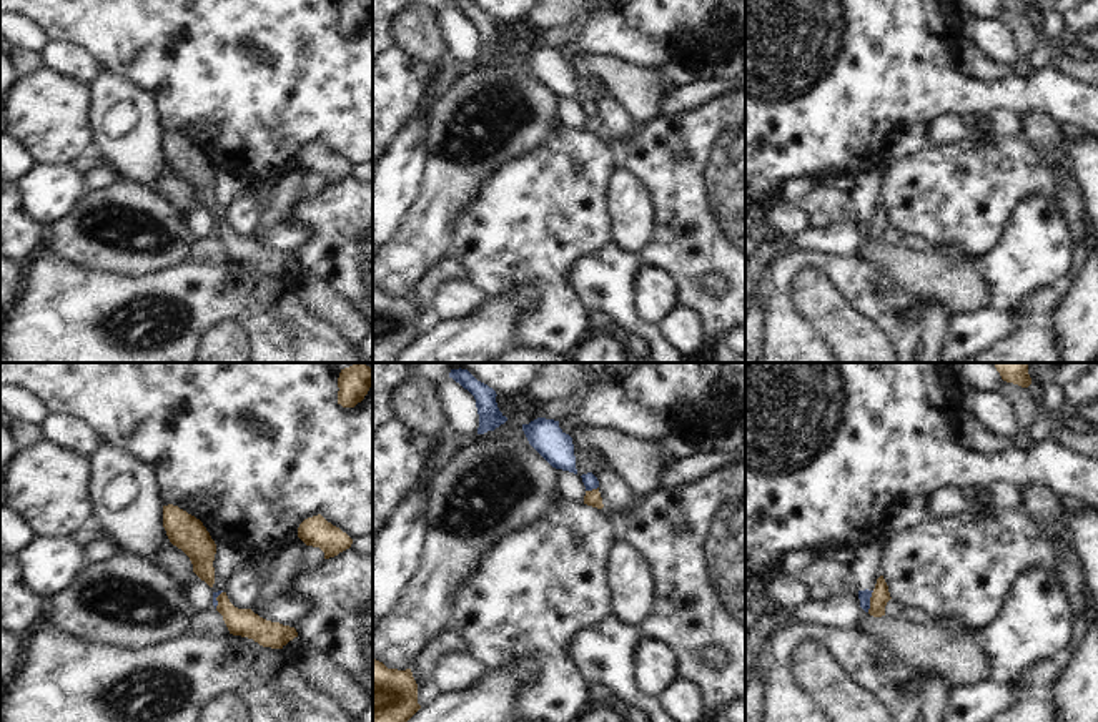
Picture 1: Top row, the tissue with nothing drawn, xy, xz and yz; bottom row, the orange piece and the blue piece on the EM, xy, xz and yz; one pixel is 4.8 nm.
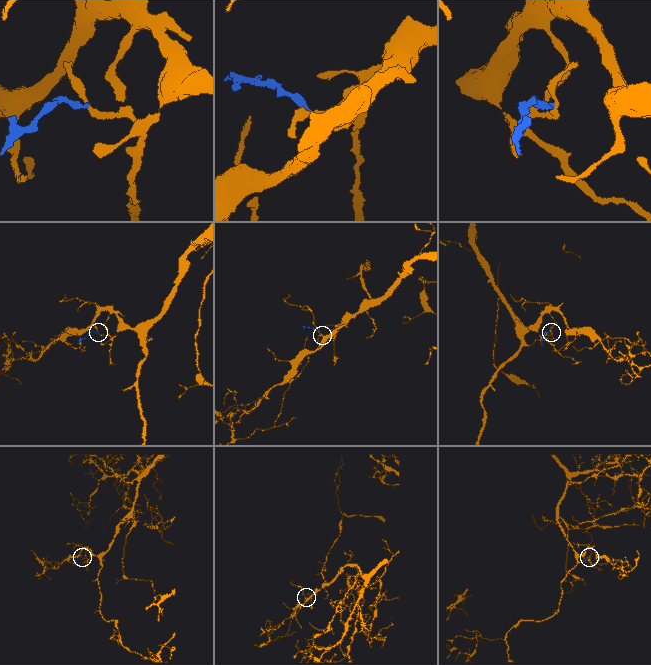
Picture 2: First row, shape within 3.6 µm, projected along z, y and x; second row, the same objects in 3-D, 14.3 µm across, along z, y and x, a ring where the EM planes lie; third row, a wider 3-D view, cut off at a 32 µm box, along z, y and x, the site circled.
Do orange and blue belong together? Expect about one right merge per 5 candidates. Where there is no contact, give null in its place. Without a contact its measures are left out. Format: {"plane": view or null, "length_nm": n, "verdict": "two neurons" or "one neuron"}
{"plane": "yz", "length_nm": 110, "verdict": "two neurons"}

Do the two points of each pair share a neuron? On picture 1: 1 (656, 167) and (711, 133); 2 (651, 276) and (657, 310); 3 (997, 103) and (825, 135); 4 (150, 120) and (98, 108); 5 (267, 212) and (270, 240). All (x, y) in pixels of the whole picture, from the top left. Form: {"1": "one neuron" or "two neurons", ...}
{"1": "one neuron", "2": "one neuron", "3": "one neuron", "4": "one neuron", "5": "two neurons"}

